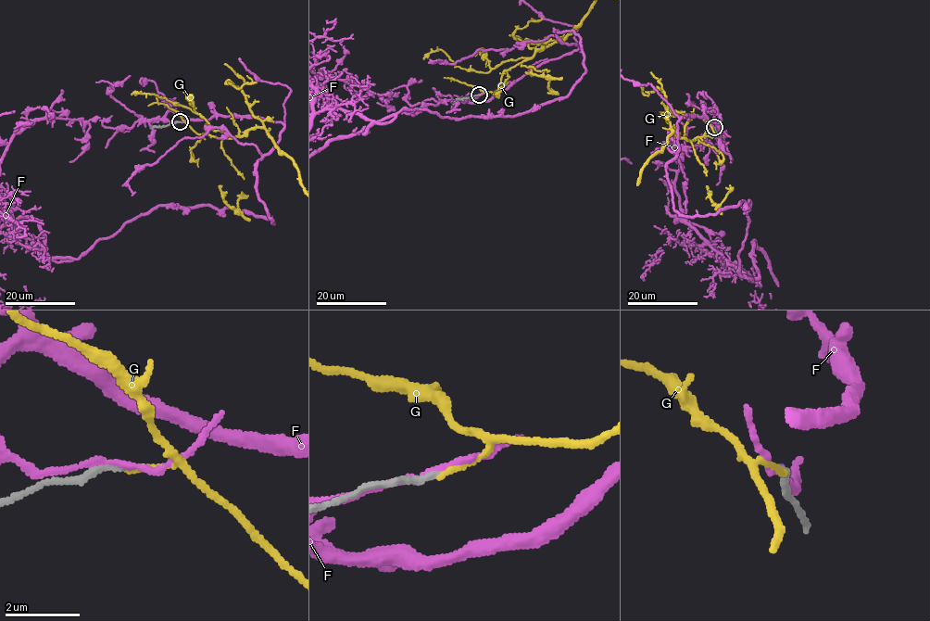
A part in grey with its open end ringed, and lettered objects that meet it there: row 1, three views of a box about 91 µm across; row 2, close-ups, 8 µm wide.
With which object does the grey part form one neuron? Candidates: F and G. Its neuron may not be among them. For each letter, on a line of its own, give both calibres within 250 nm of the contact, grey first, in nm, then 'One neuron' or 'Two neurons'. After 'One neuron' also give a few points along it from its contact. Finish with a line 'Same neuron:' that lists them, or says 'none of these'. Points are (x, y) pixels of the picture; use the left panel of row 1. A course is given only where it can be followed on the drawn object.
F: Thickness 240 nm (grey) against 140 nm. Two neurons
G: Thickness 190 nm (grey) against 130 nm. Two neurons
Same neuron: none of these

